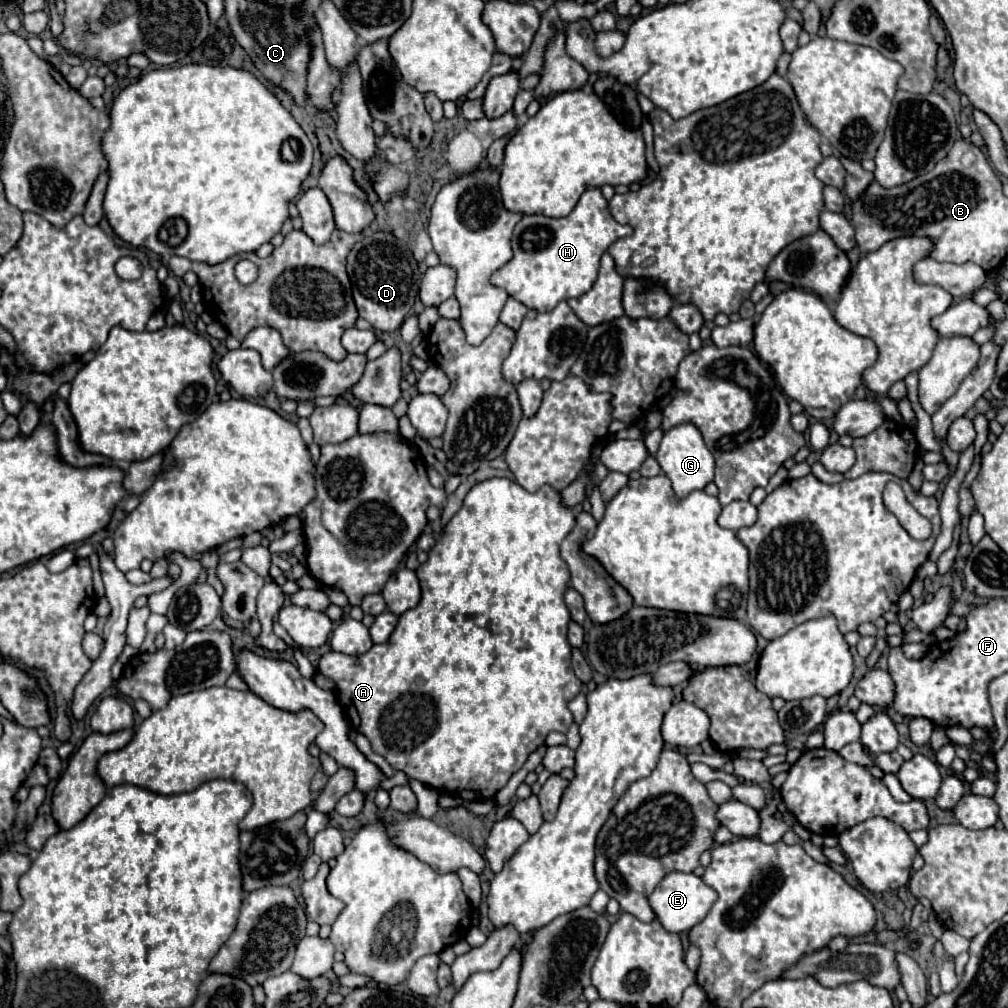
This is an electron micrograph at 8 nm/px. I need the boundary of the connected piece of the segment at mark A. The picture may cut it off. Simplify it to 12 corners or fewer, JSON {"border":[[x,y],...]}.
{"border":[[480,481],[362,655],[392,769],[494,799],[568,731],[576,517]]}

